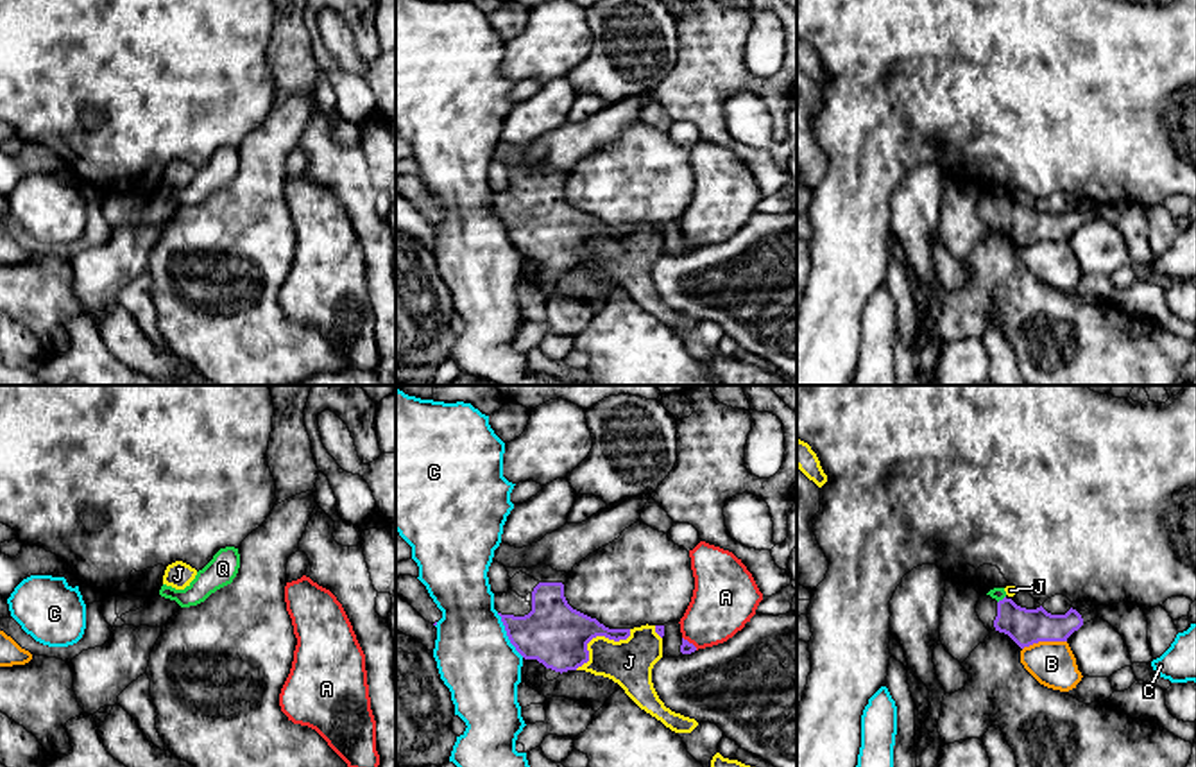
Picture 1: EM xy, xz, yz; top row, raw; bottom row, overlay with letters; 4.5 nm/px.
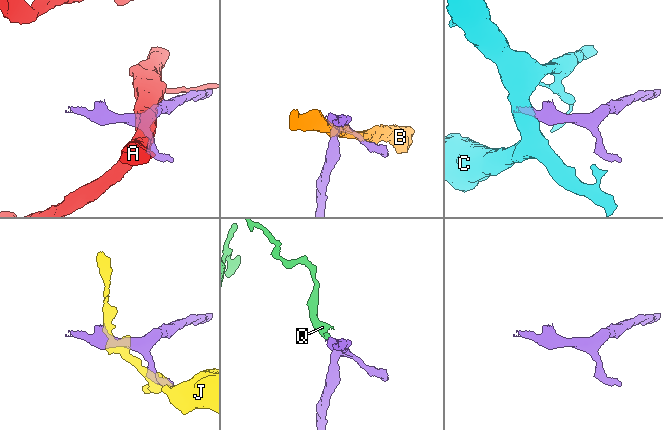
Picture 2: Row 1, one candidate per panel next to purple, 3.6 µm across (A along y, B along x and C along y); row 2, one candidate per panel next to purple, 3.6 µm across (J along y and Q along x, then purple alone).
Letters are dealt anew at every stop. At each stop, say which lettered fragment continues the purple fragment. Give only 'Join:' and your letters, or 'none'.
Join: none

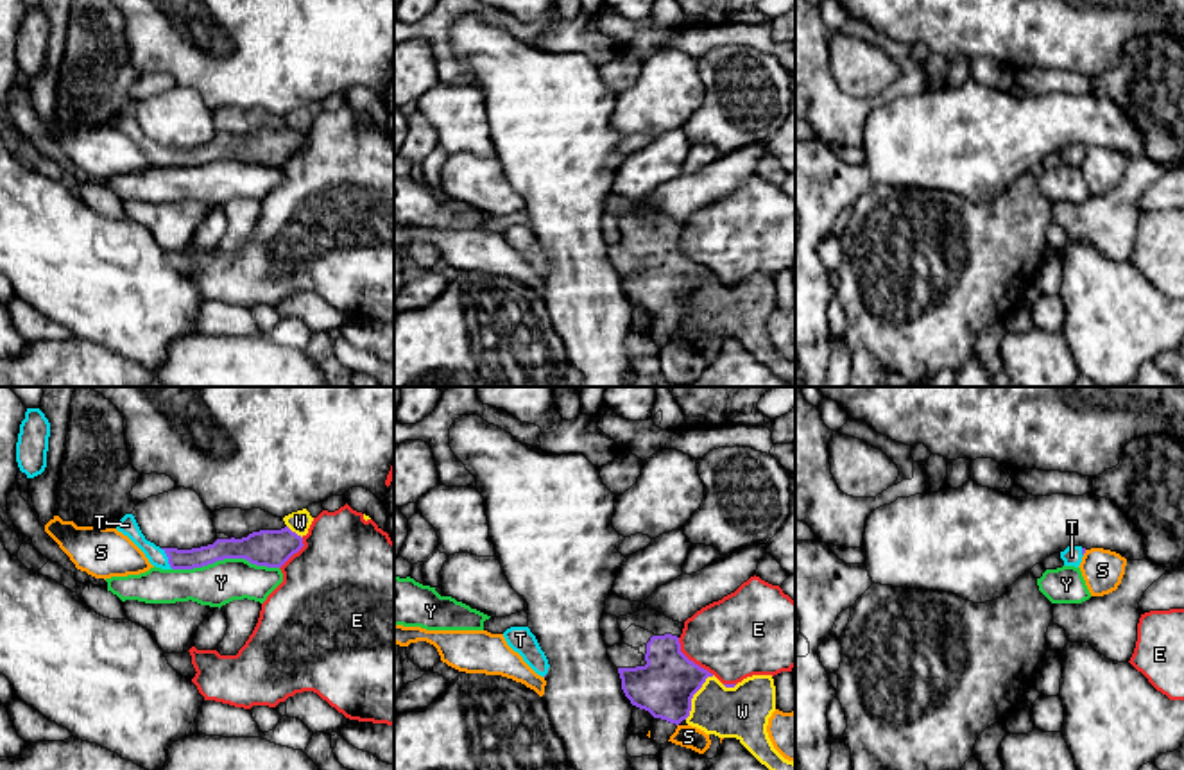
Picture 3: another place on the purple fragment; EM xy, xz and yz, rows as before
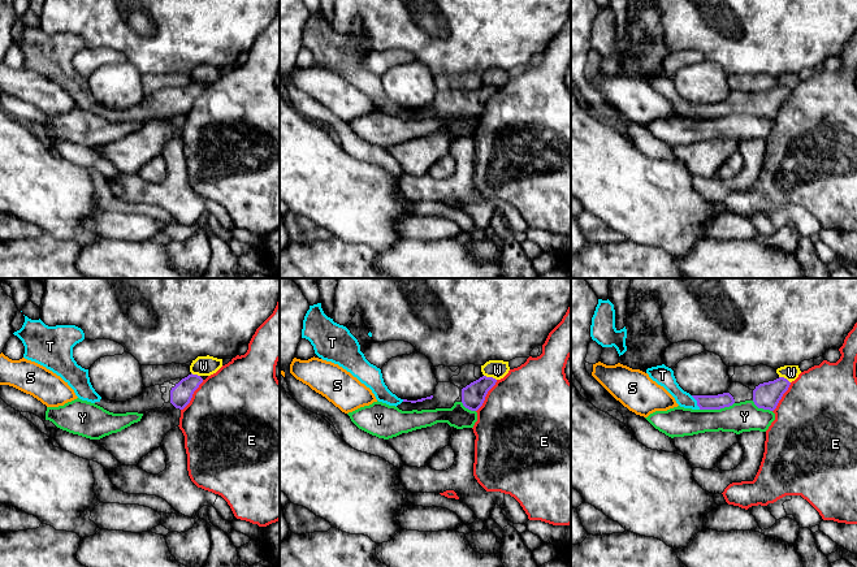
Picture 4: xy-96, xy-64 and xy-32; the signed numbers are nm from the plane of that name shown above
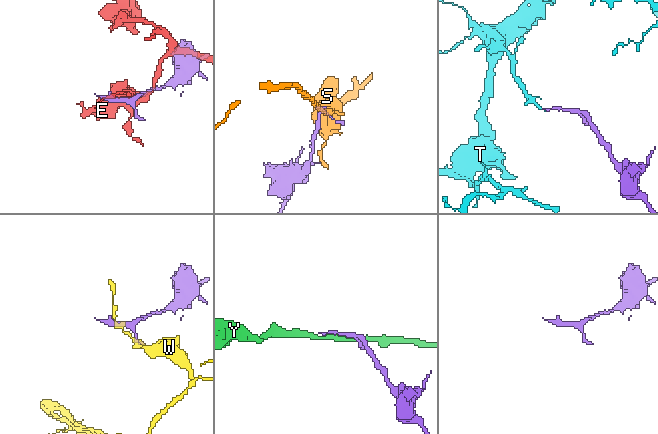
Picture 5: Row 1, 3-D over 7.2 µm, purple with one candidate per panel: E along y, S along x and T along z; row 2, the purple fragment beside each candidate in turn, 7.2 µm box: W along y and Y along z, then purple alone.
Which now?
Join: T

